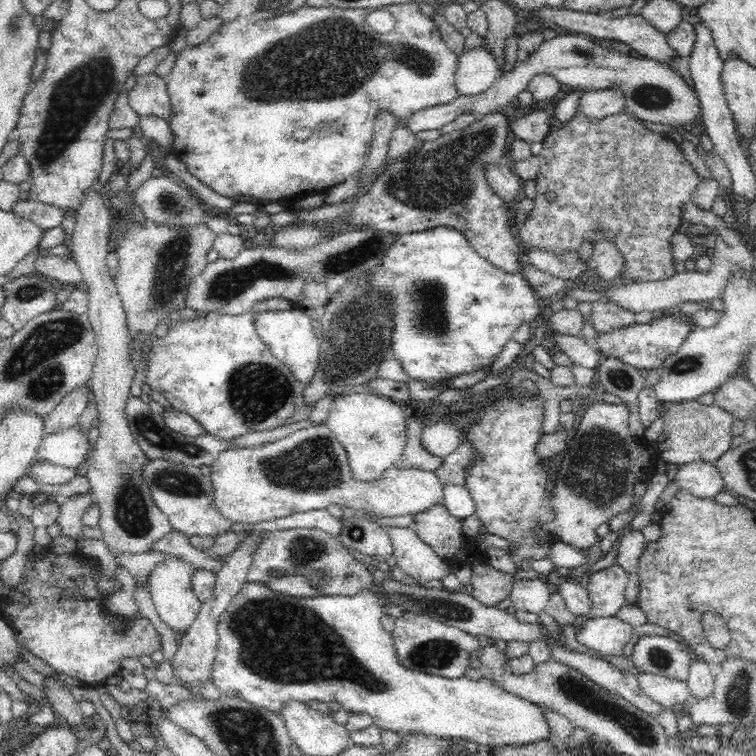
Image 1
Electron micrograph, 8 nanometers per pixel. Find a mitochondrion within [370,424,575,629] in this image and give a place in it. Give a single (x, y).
(447, 609)

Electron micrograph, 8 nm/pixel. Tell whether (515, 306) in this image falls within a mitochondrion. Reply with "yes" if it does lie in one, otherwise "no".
no

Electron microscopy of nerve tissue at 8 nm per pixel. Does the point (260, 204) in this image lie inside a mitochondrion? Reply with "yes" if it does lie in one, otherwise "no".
no

